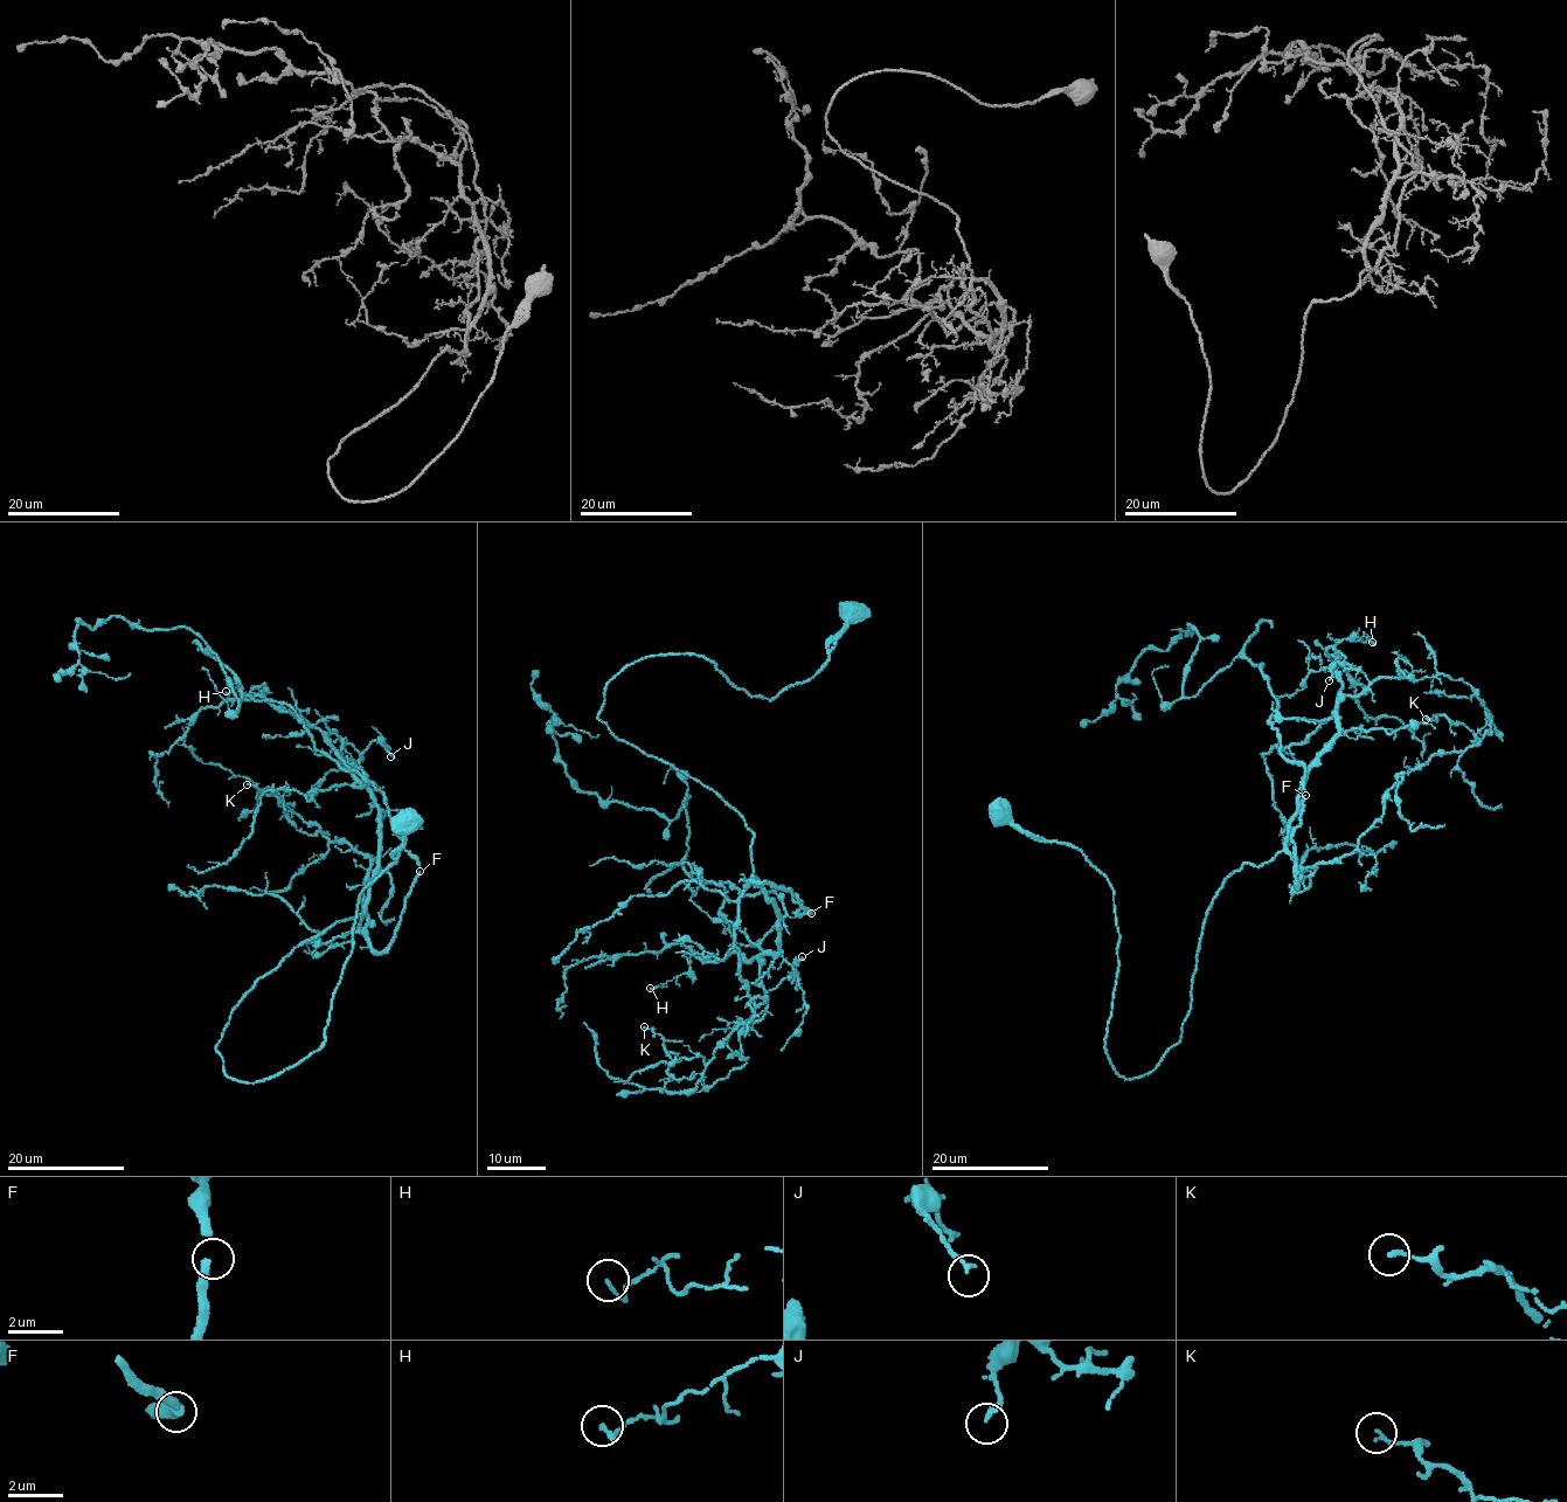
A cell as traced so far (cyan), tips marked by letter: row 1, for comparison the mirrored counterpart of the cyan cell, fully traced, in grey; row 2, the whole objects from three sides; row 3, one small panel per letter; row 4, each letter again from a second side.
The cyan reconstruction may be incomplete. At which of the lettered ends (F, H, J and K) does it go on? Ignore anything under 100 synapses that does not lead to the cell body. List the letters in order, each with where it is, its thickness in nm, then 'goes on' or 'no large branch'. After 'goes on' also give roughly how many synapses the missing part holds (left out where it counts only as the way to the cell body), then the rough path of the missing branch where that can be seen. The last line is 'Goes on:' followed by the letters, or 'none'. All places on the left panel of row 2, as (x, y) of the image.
F: (420, 871) | 200 nm | no large branch
H: (226, 691) | 140 nm | no large branch
J: (390, 756) | 140 nm | no large branch
K: (247, 784) | 130 nm | no large branch
Goes on: none

